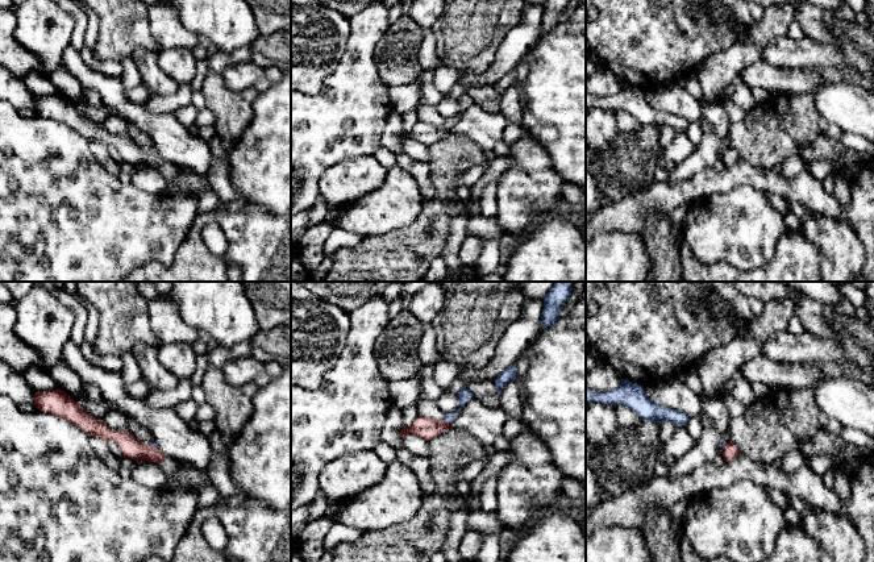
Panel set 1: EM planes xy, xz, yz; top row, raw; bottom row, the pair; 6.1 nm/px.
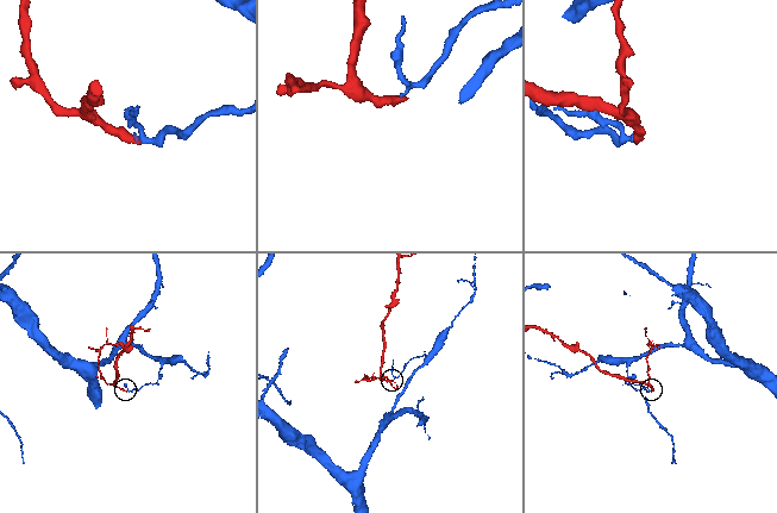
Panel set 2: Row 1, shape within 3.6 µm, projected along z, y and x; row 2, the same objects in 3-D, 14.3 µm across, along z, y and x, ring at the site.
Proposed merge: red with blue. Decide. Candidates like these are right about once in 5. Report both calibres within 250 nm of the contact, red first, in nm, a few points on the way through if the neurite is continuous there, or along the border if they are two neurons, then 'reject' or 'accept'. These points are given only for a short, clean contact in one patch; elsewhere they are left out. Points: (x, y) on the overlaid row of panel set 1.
130 nm thick on the red side, 90 nm on the other; border along xz (441, 419), (450, 423); reject

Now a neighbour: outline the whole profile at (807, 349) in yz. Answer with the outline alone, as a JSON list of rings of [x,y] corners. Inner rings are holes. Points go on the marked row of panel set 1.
[[[783,330],[773,334],[762,347],[762,355],[775,362],[819,366],[827,362],[849,363],[836,340],[821,340],[808,332],[792,334]]]

